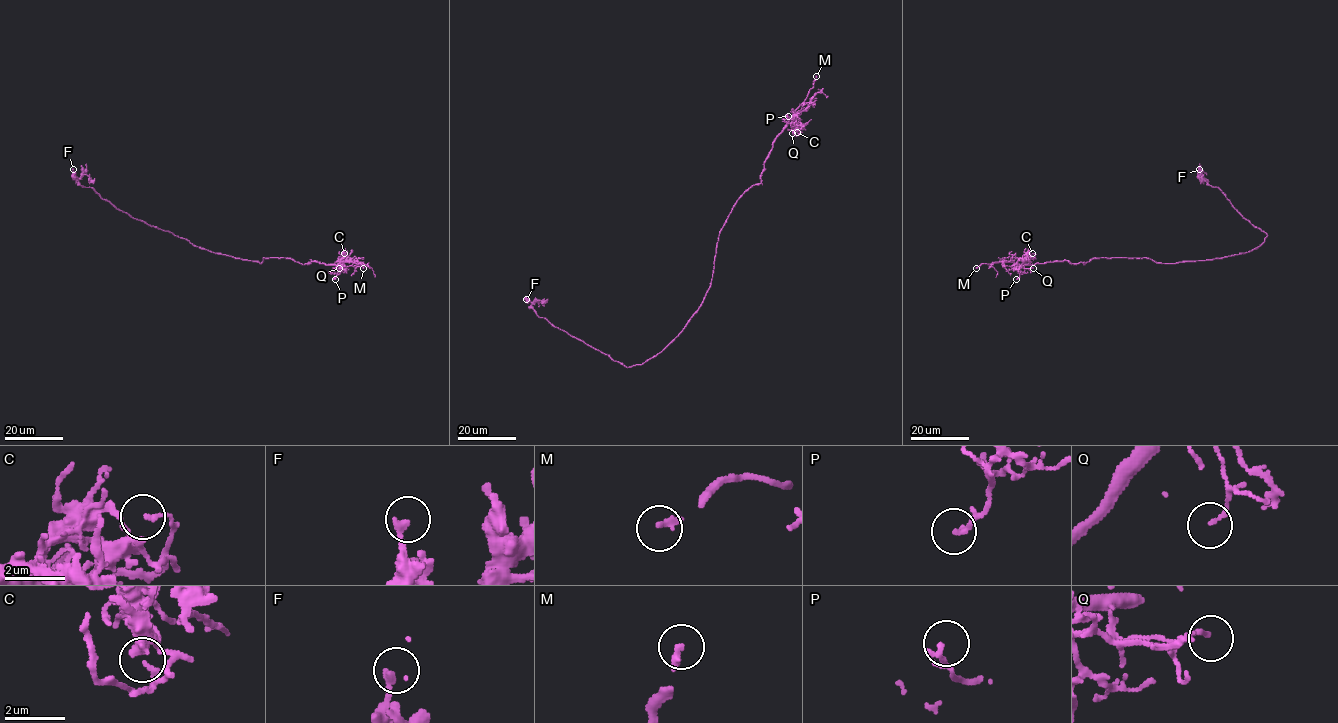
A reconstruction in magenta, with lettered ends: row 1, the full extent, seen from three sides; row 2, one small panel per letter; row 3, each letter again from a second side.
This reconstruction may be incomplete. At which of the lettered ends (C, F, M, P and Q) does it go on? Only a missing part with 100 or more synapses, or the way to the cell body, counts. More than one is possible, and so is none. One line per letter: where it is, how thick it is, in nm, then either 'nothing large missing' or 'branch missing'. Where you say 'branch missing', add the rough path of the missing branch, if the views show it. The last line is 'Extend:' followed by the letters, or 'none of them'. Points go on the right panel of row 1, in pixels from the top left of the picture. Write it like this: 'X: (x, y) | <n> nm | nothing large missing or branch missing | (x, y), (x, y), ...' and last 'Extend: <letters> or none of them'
C: (1032, 253) | 150 nm | nothing large missing
F: (1199, 169) | 240 nm | nothing large missing
M: (976, 268) | 180 nm | branch missing
P: (1016, 279) | 130 nm | nothing large missing
Q: (1033, 268) | 110 nm | nothing large missing
Extend: M

